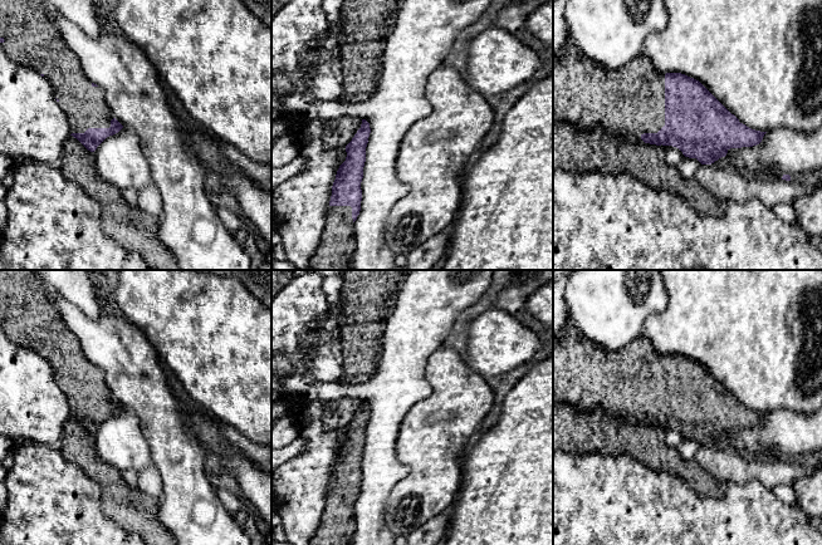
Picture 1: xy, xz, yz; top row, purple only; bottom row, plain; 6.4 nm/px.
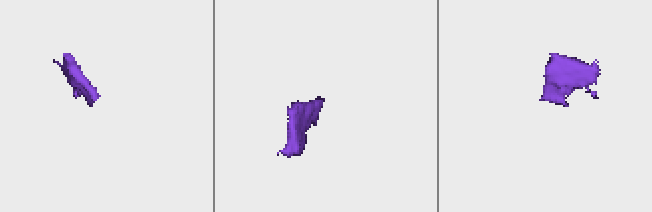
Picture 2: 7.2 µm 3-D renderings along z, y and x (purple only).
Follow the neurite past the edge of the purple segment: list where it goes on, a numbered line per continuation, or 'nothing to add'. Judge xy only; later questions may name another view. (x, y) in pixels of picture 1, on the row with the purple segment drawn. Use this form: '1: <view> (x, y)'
1: xy (32, 39)

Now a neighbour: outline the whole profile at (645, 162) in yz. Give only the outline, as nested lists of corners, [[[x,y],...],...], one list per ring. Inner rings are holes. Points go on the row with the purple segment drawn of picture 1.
[[[553,122],[553,171],[584,173],[596,170],[607,175],[628,173],[652,190],[686,198],[699,213],[723,216],[723,203],[704,191],[695,178],[684,178],[675,166],[665,161],[666,146],[637,142],[613,134],[602,127],[579,128],[568,122]]]

